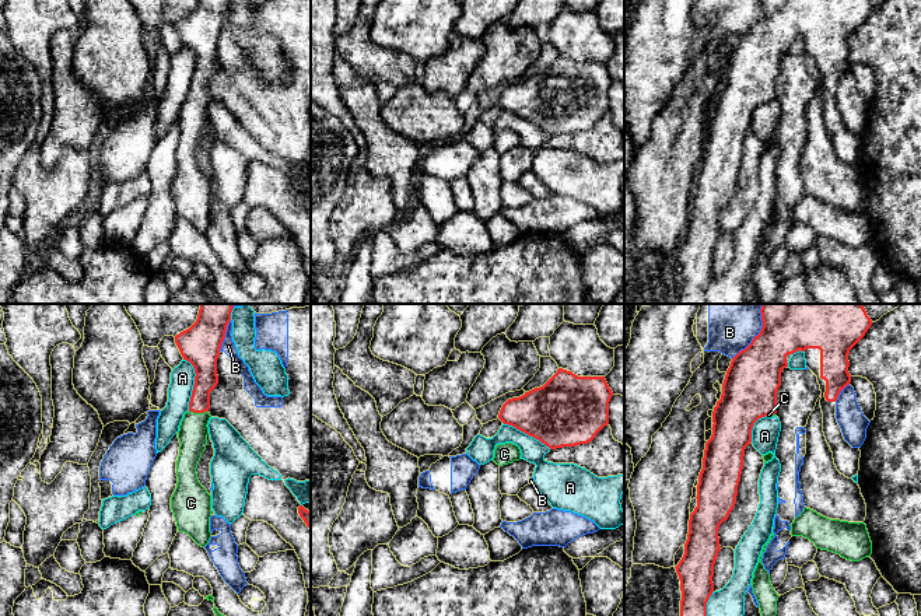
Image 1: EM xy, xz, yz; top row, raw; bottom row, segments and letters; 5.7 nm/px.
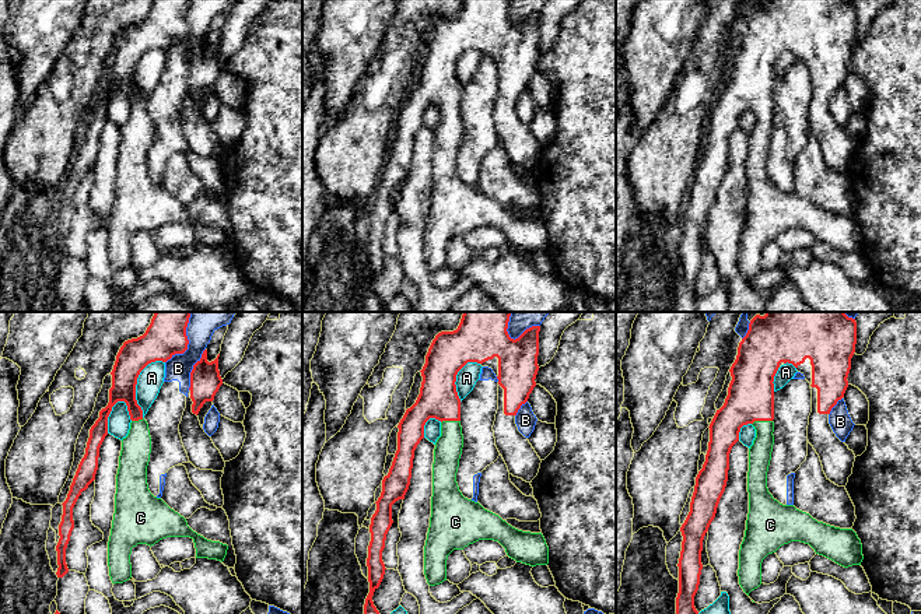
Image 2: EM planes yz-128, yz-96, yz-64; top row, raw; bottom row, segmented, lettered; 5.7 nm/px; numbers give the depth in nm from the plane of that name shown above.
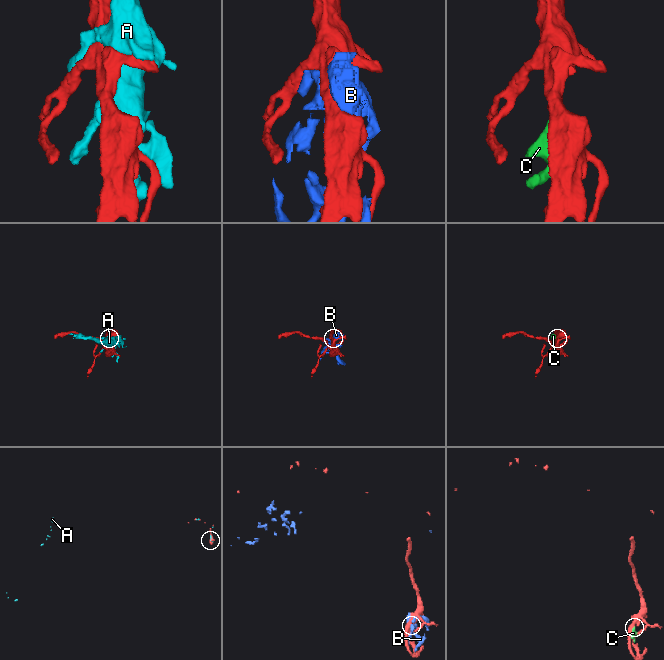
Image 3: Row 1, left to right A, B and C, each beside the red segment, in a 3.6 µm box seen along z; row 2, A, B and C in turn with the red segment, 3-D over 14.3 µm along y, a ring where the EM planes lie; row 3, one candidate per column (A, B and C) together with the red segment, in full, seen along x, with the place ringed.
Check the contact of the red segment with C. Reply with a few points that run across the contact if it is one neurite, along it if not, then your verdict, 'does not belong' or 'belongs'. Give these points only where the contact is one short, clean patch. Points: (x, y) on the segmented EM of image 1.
belongs

